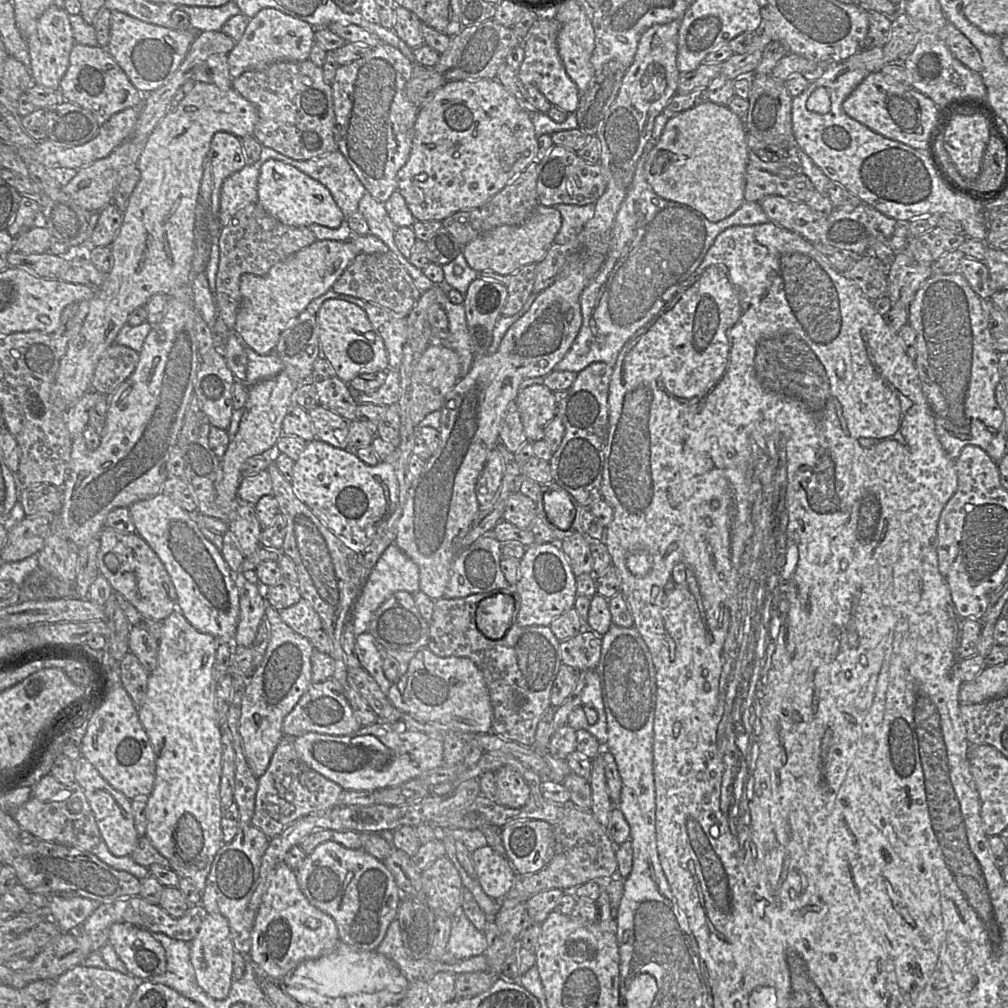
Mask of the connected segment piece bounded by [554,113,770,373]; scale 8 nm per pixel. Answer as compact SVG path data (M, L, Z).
M659 114L654 121L651 139L639 158L631 186L618 210L611 229L611 244L597 275L580 296L582 325L572 346L555 365L554 371L580 372L592 363L614 365L625 343L645 324L652 320L676 296L678 290L699 267L715 238L726 228L737 225L757 225L769 220L759 202L744 202L732 215L711 222L689 205L658 196L645 177L645 163L659 141L669 117Z

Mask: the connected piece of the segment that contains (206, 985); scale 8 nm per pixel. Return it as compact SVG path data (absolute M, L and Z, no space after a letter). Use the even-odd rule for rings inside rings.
M208 913L202 921L197 935L190 943L190 960L199 986L216 999L227 998L233 981L233 956L236 949L231 939L226 917L218 913Z

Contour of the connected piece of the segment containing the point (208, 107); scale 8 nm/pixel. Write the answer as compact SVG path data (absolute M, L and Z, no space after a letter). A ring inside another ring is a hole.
M196 82L177 108L148 136L137 162L140 180L130 196L120 232L110 245L113 268L102 289L92 299L80 303L70 322L67 350L51 390L51 402L59 410L67 411L91 389L99 359L136 308L145 306L158 293L191 298L196 208L211 140L217 132L239 138L253 136L257 121L255 106L234 89L222 90L213 84Z

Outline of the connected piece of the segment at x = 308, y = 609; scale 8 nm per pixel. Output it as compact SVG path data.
M301 598L298 603L278 611L279 617L297 634L309 639L322 629L322 620L312 605Z

